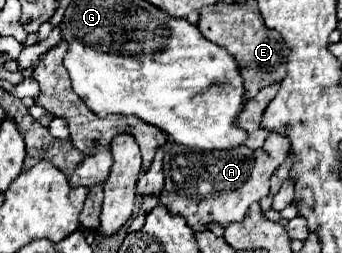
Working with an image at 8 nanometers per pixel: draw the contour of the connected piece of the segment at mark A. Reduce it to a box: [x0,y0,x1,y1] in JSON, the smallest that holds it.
[160,133,290,233]

